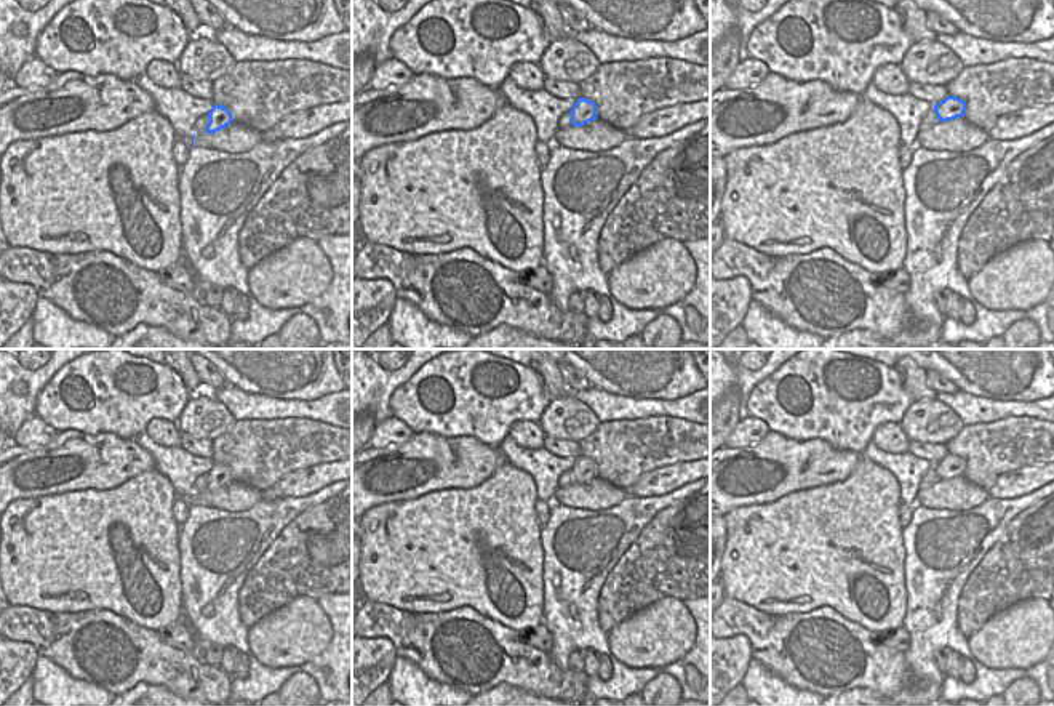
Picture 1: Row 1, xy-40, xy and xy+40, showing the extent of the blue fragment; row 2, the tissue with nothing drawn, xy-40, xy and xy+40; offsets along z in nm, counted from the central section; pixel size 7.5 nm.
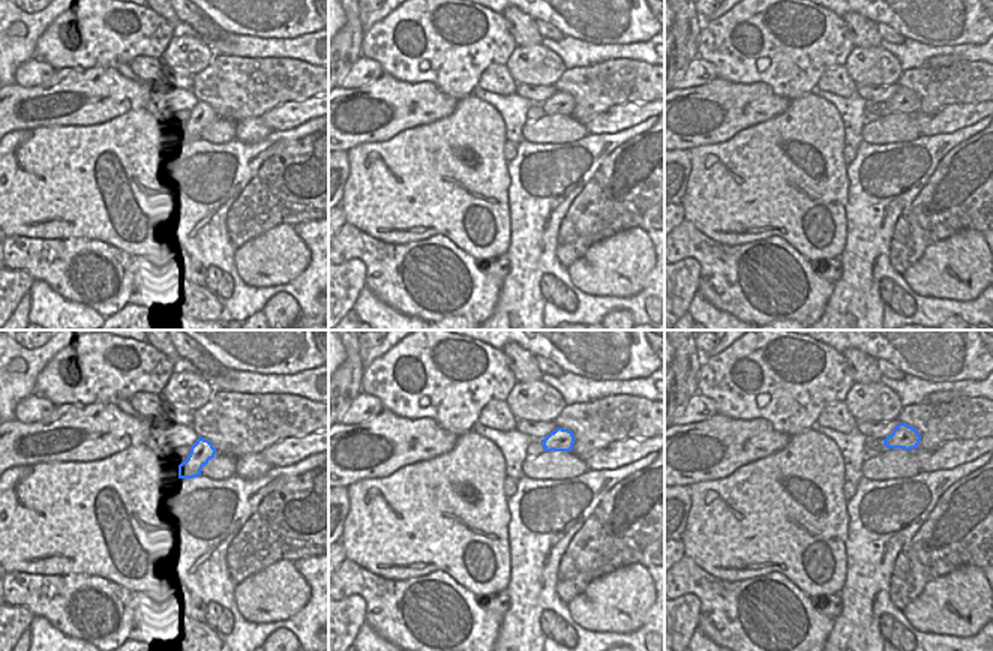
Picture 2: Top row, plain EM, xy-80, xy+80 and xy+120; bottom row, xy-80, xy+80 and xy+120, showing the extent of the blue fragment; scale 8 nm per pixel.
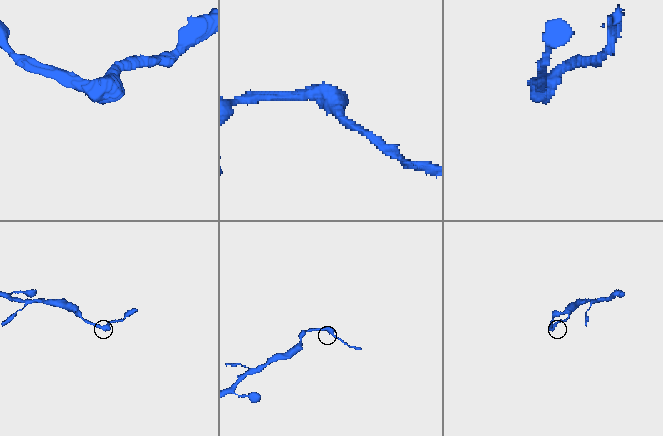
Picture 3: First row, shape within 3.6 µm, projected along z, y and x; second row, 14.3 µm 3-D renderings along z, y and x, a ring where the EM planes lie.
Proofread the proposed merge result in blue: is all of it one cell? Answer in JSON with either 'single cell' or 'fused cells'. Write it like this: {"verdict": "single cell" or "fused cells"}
{"verdict": "fused cells"}

